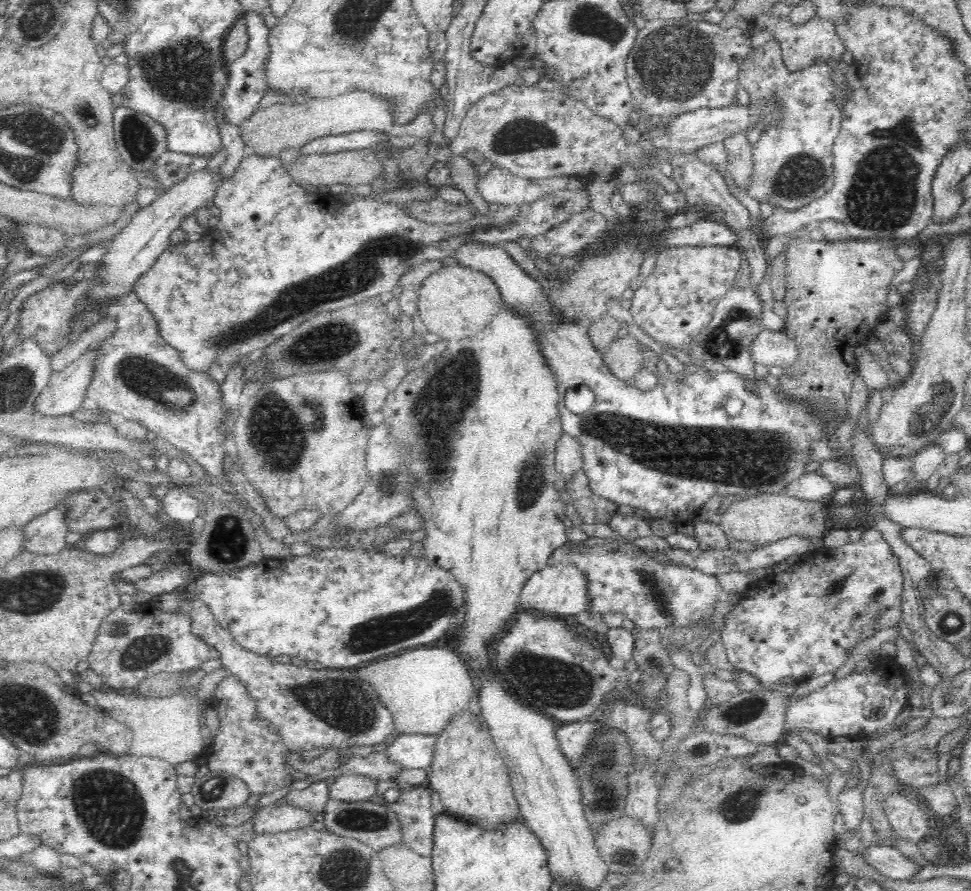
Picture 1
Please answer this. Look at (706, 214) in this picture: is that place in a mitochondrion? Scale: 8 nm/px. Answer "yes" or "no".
no

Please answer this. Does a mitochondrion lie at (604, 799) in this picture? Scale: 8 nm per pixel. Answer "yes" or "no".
yes

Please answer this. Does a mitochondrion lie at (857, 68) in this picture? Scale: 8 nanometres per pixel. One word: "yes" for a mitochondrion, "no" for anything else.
no

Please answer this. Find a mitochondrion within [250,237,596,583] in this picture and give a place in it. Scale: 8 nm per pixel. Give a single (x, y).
(456, 384)

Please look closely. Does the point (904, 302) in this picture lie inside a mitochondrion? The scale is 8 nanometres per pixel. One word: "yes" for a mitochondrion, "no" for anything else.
no

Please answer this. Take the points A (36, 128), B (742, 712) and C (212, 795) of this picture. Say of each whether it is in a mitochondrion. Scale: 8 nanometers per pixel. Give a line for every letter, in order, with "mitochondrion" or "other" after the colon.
A: mitochondrion
B: mitochondrion
C: mitochondrion

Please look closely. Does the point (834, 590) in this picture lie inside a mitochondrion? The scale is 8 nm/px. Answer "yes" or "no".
yes

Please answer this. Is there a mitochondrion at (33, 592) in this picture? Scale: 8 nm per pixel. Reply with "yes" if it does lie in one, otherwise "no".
yes

